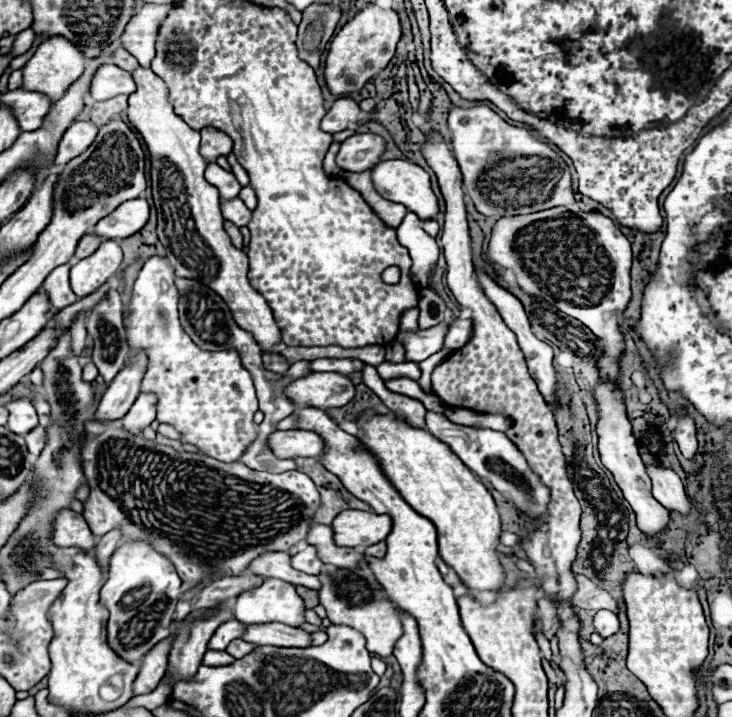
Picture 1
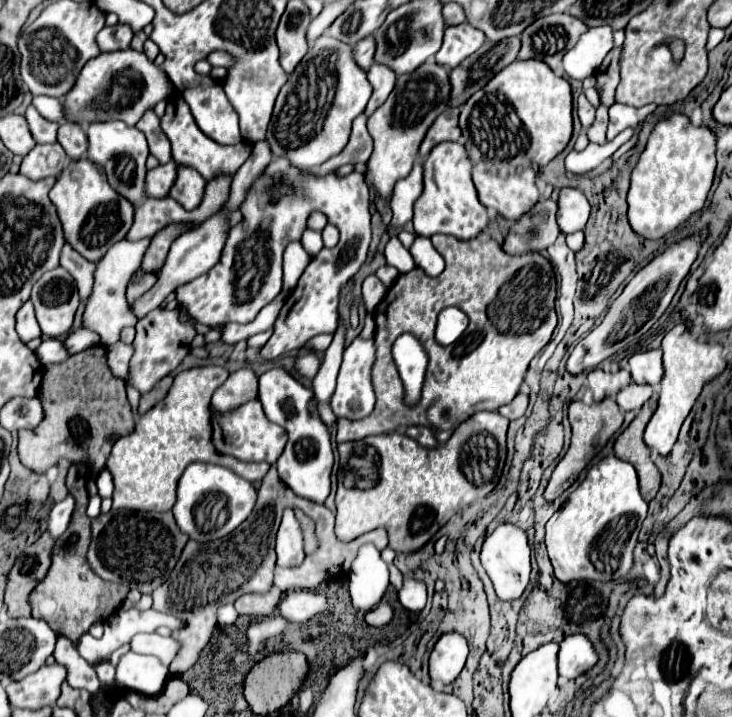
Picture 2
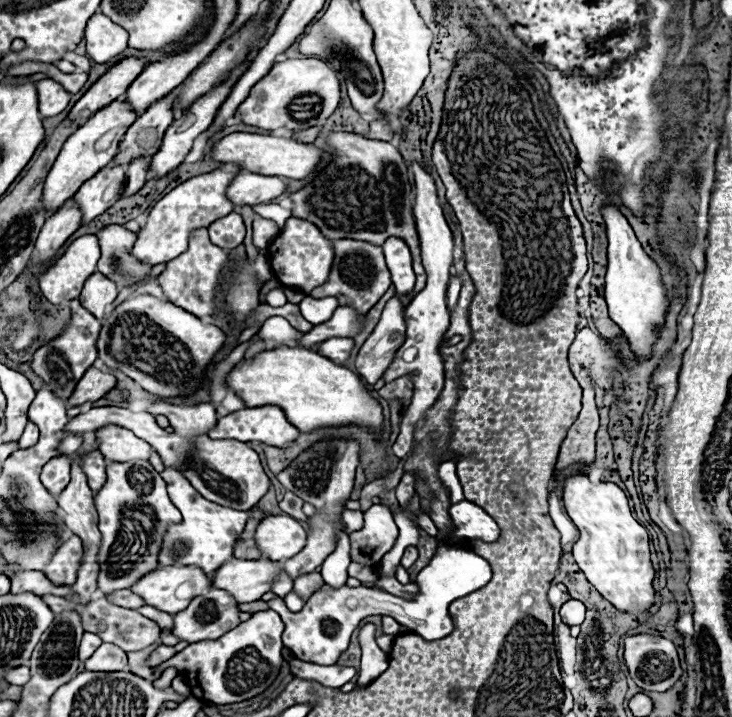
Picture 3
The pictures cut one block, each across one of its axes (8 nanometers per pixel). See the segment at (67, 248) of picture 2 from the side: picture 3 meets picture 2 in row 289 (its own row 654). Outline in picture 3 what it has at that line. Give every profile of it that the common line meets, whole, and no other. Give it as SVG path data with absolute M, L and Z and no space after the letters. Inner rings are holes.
M84 632L82 642L80 642L80 650L78 650L80 662L86 662L100 644L102 644L102 640L100 640L98 636L94 636L94 634L90 634L90 632Z

